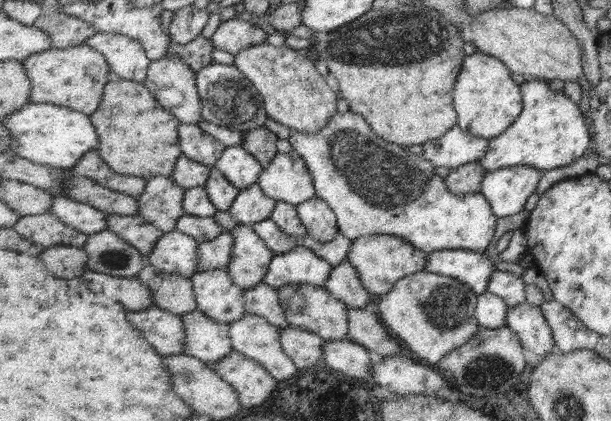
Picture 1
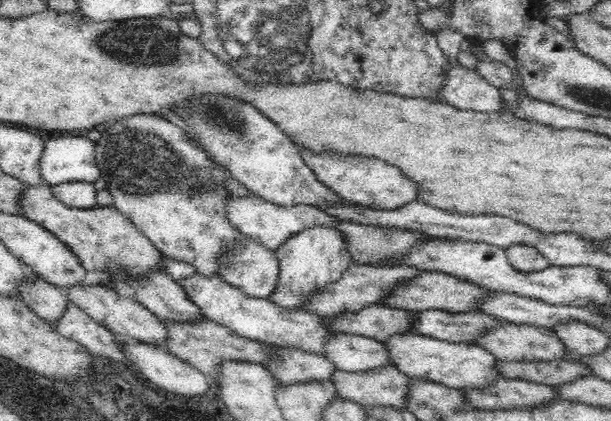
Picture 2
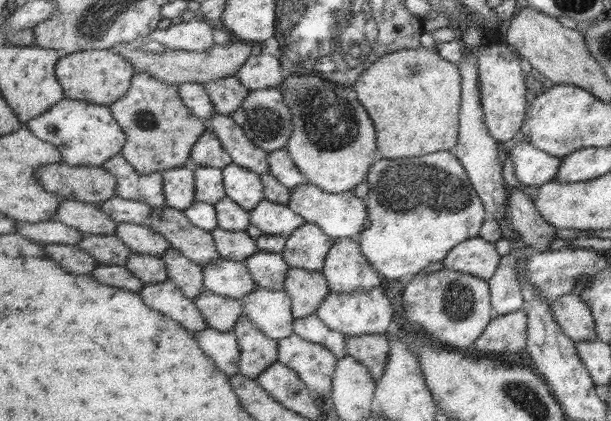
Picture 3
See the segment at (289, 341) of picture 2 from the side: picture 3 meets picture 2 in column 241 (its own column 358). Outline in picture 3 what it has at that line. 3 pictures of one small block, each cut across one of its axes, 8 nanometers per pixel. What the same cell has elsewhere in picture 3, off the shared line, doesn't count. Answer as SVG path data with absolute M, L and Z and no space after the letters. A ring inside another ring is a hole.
M385 285L367 289L367 291L355 291L353 293L331 292L321 307L317 309L317 316L329 326L329 328L344 332L347 336L361 336L368 334L387 333L397 319L391 300L385 294Z

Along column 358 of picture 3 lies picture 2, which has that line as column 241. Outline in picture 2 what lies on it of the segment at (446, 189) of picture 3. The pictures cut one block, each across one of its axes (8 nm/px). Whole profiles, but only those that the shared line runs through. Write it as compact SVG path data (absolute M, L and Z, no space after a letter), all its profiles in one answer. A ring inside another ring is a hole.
M136 114L130 118L122 118L116 122L110 122L108 128L104 130L104 134L100 142L96 141L96 160L98 168L101 170L101 178L106 182L106 187L113 196L114 207L120 211L150 242L167 258L175 260L184 260L196 267L198 273L204 276L216 275L215 268L218 266L218 256L223 248L228 248L230 244L236 244L245 238L240 236L238 232L231 227L228 219L225 217L225 200L228 191L226 190L226 180L229 175L221 168L216 167L211 163L208 155L205 152L200 152L201 148L196 148L195 144L190 144L190 140L186 140L186 132L182 132L182 128L174 126L172 122L156 116L156 114Z

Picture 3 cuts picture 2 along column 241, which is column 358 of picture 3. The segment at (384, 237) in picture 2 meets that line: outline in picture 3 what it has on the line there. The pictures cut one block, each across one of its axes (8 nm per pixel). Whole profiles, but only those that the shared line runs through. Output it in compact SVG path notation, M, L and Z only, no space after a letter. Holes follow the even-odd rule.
M305 182L292 188L291 201L288 205L295 212L304 216L307 222L318 224L325 231L325 234L334 239L357 238L369 222L369 210L364 199L355 196L354 191L332 193L316 184Z

